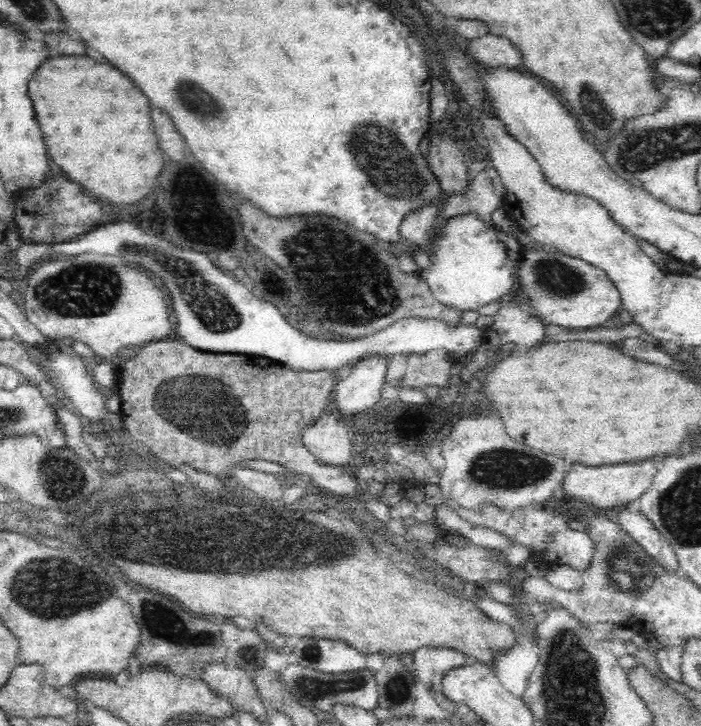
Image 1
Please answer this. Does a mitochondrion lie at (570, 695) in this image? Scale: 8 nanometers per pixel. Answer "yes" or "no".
yes

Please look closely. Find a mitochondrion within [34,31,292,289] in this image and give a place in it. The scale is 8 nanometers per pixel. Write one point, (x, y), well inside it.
(198, 99)

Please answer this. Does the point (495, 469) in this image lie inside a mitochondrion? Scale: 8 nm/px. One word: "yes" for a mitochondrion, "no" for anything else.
yes

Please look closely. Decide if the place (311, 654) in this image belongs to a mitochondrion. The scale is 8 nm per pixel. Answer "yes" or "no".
yes

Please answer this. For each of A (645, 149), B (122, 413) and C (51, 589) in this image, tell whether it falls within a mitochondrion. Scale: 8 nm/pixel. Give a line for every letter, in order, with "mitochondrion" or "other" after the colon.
A: mitochondrion
B: other
C: mitochondrion

